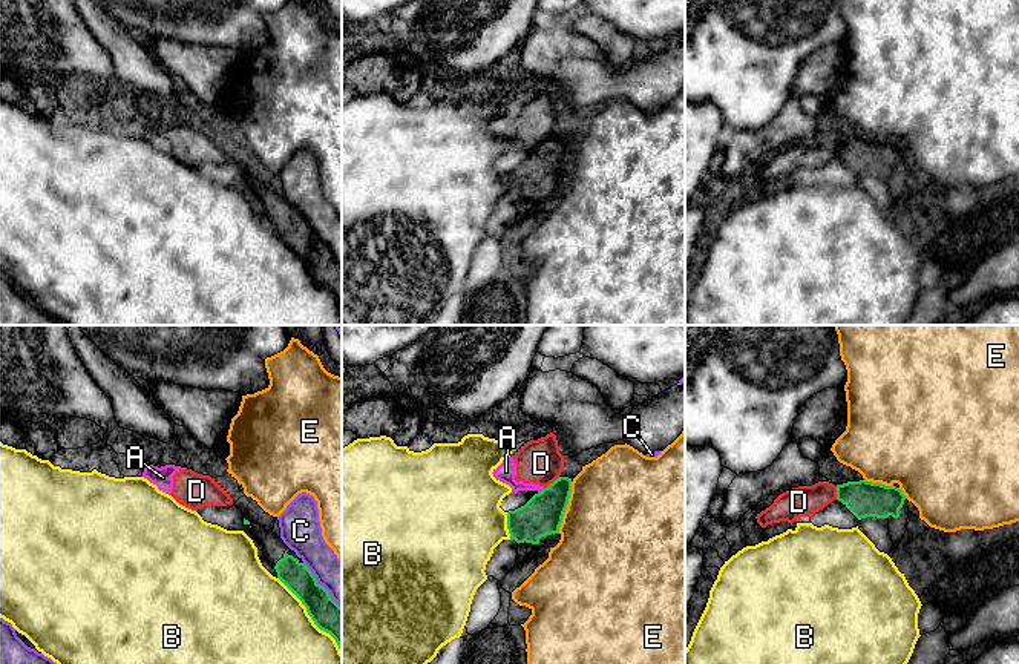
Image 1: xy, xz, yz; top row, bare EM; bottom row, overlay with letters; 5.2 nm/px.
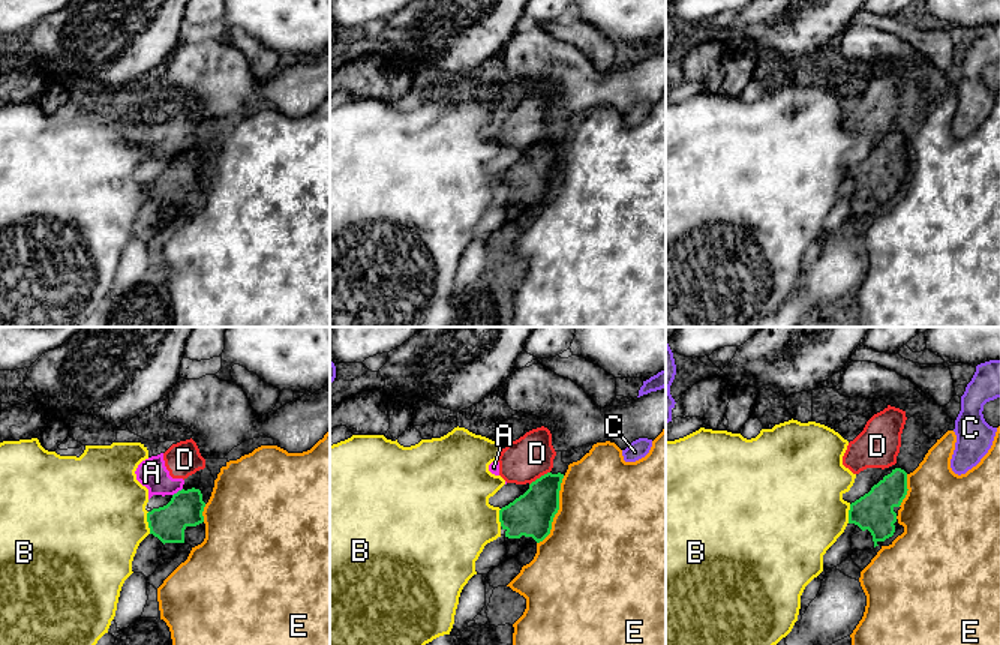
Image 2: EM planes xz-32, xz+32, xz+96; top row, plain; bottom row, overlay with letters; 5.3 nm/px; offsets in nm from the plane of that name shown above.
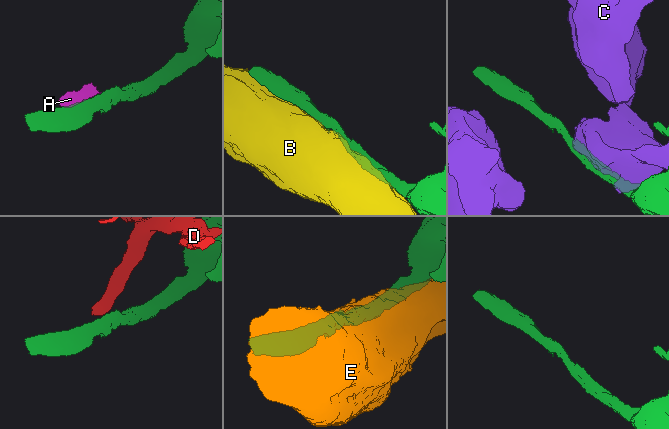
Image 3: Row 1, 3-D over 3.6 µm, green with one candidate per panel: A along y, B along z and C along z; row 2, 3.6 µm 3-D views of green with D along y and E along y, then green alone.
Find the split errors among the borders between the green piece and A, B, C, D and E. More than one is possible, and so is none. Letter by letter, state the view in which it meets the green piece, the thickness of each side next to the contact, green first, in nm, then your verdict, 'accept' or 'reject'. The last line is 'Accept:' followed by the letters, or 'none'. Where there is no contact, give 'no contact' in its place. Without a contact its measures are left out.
A: meets green in xz; 220 nm thick on the green side, 100 nm on the other; reject
B: meets green in xy; 170 nm thick on the green side, 440 nm on the other; reject
C: meets green in xy; 170 nm thick on the green side, 180 nm on the other; reject
D: meets green in xz; 220 nm thick on the green side, 240 nm on the other; reject
E: meets green in xz; 220 nm thick on the green side, 500 nm on the other; reject
Accept: none

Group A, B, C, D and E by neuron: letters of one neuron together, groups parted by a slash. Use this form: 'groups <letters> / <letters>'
groups A D / B / C / E

